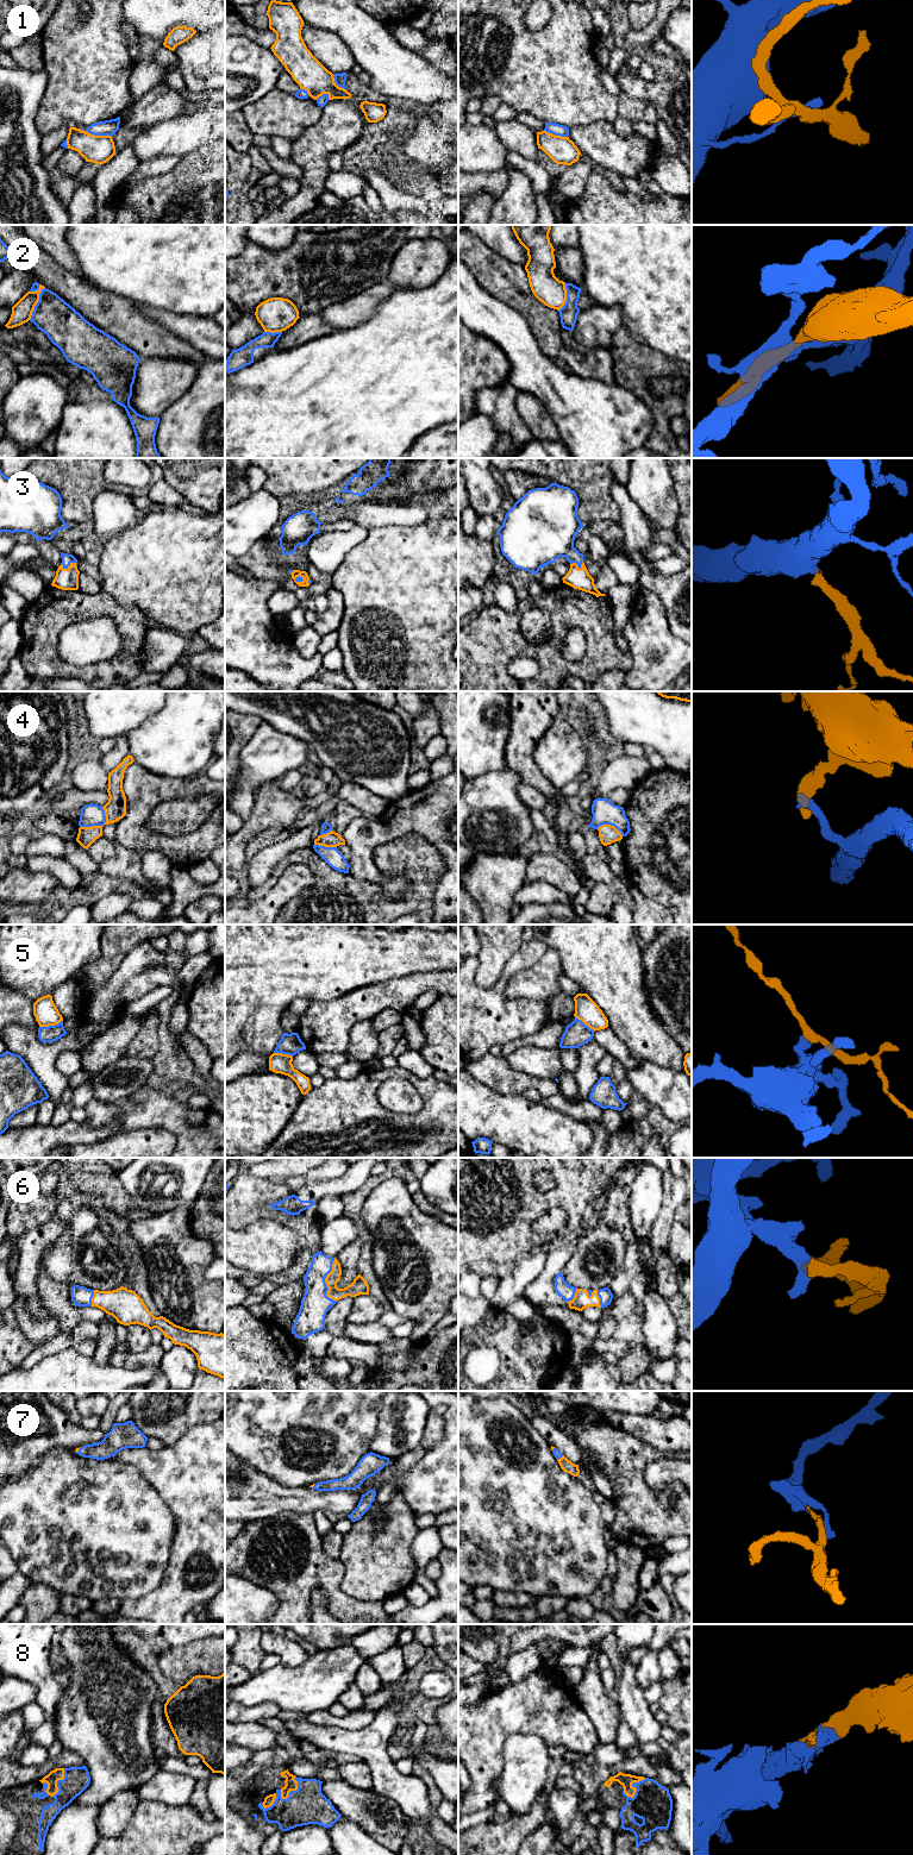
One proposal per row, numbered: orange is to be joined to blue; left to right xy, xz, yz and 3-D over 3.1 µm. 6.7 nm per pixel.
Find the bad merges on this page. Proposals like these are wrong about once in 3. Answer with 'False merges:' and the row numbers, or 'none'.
False merges: 1, 2, 4, 5

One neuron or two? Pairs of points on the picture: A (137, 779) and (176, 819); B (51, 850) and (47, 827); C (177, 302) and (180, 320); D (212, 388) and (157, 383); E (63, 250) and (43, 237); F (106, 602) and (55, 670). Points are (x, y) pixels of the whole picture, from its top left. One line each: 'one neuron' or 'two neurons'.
A: two neurons
B: two neurons
C: two neurons
D: two neurons
E: one neuron
F: one neuron

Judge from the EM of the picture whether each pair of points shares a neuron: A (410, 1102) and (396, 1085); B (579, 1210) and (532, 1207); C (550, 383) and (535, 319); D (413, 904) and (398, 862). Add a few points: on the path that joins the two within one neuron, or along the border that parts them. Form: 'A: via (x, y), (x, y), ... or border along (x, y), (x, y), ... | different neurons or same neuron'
A: via (406, 1098), (396, 1089) | same neuron
B: via (567, 1201), (544, 1202) | same neuron
C: border along (530, 328), (537, 346), (552, 359) | different neurons
D: via (414, 892), (414, 875), (410, 870) | same neuron

